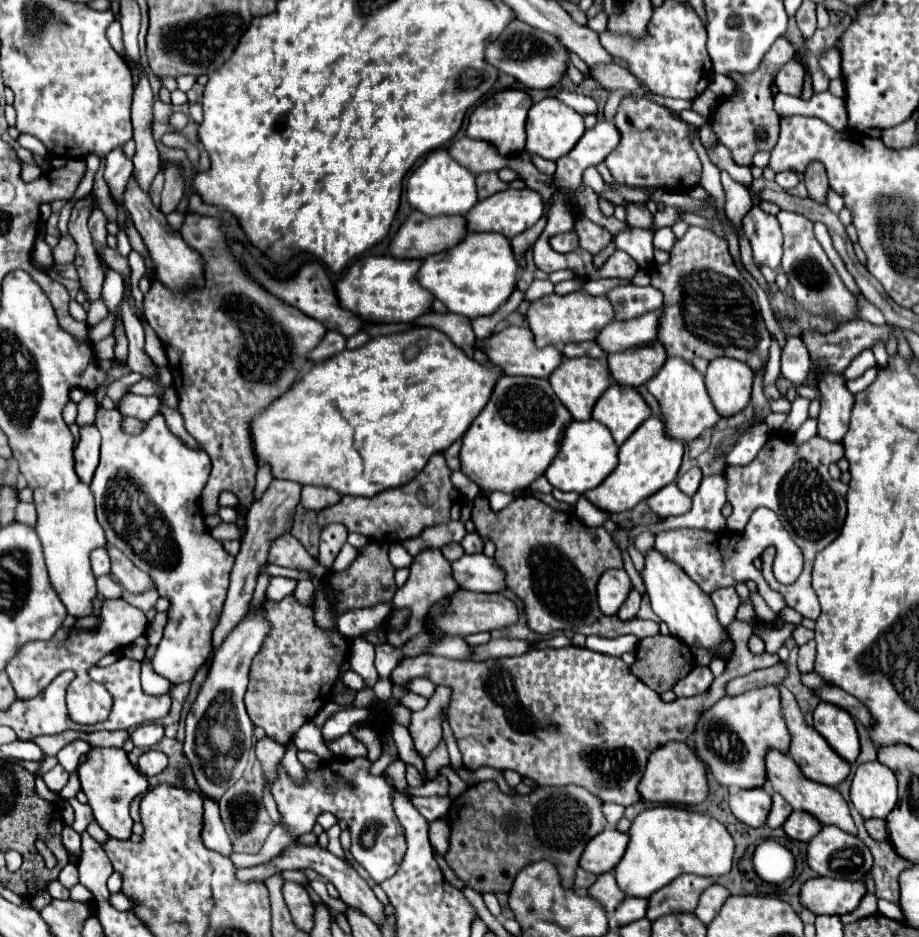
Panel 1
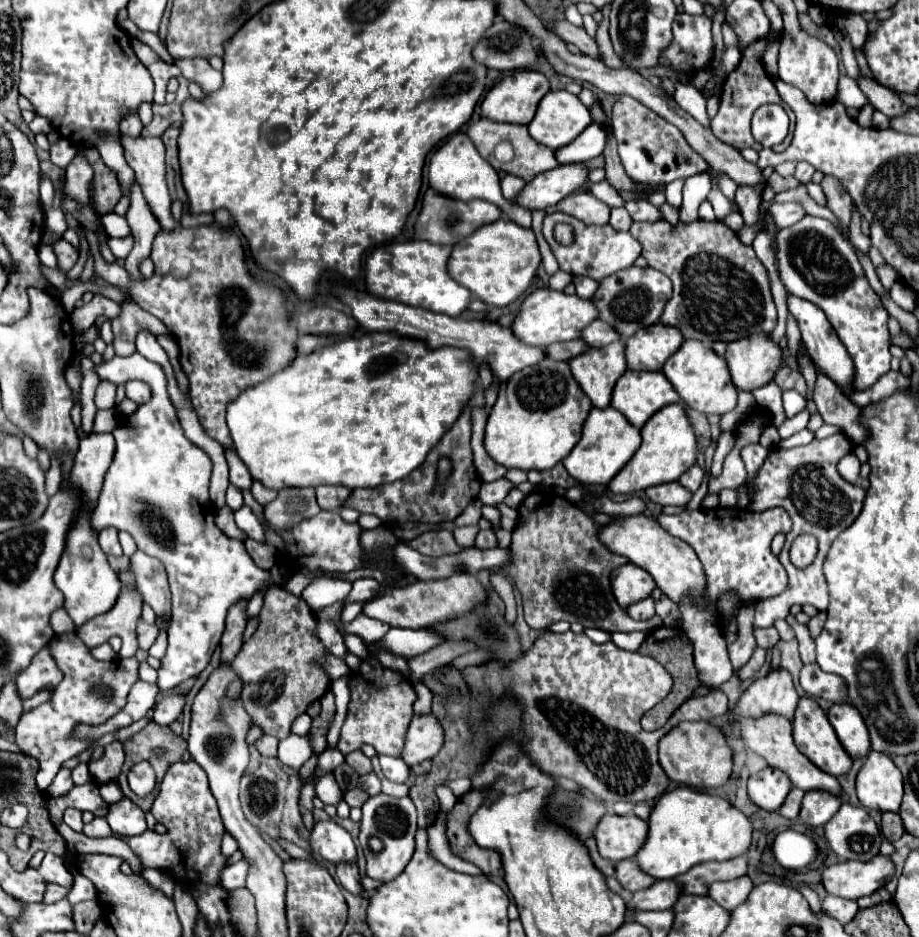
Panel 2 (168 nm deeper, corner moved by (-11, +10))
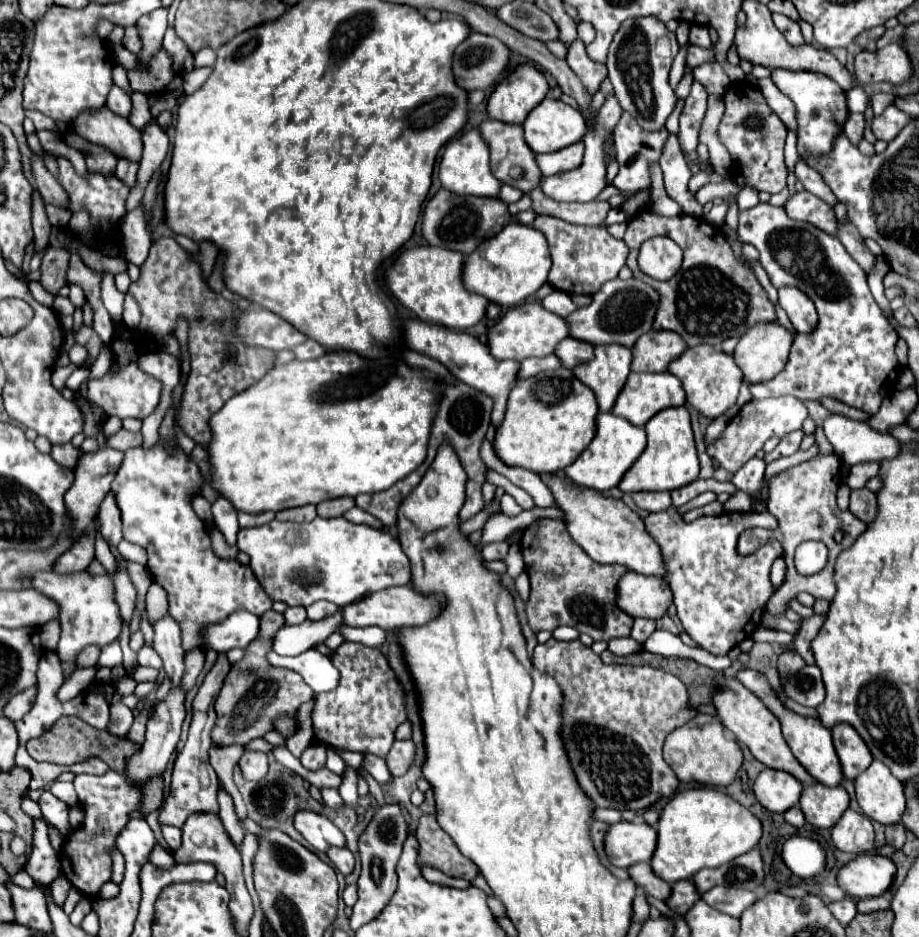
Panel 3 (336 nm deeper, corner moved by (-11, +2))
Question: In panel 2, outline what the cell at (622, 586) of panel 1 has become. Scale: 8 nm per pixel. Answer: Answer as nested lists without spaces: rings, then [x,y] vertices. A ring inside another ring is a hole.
[[[627,562],[611,572],[611,588],[619,606],[629,608],[631,604],[651,596],[655,582],[639,566],[635,566],[633,562]]]

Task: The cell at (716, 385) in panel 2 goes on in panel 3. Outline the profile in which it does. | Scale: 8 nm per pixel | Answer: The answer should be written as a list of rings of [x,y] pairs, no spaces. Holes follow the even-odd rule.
[[[713,346],[687,348],[675,362],[671,362],[669,372],[683,382],[683,388],[687,392],[687,402],[707,418],[717,418],[729,406],[733,406],[739,396],[739,388],[743,384],[741,370],[735,364],[733,356],[721,350],[715,350]]]

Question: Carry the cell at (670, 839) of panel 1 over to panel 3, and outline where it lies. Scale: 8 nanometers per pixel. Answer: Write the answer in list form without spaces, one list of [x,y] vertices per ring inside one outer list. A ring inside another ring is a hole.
[[[689,788],[677,792],[661,812],[657,850],[651,858],[653,872],[669,884],[693,878],[701,868],[717,868],[757,846],[763,828],[743,804],[715,788]]]

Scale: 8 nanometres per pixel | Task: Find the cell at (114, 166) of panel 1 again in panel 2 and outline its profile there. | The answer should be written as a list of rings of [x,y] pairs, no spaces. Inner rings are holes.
[[[135,112],[127,114],[127,116],[123,118],[123,122],[121,122],[119,128],[121,128],[121,134],[123,134],[123,136],[129,136],[129,138],[139,138],[139,136],[141,136],[141,130],[143,130],[141,120],[139,120],[139,116],[137,116]]]

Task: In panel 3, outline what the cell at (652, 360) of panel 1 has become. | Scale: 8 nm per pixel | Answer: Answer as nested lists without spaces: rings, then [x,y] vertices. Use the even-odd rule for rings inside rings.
[[[651,330],[633,346],[633,372],[665,372],[669,362],[679,358],[687,344],[679,334],[667,330]]]

